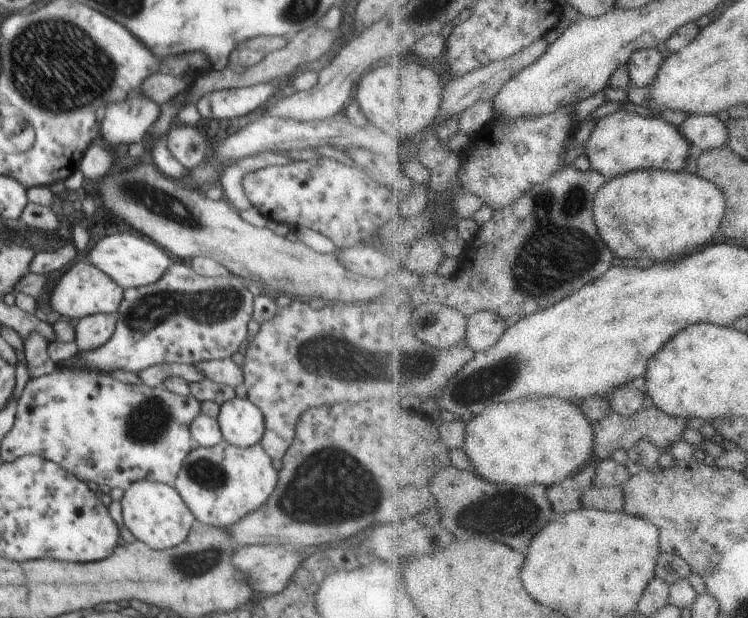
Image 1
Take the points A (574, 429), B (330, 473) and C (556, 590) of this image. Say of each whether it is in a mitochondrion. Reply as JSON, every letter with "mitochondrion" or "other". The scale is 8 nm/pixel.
{"A":"other","B":"mitochondrion","C":"other"}

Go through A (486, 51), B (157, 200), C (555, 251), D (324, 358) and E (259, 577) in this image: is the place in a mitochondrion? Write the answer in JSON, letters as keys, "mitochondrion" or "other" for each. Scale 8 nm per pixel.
{"A":"other","B":"mitochondrion","C":"mitochondrion","D":"mitochondrion","E":"other"}

